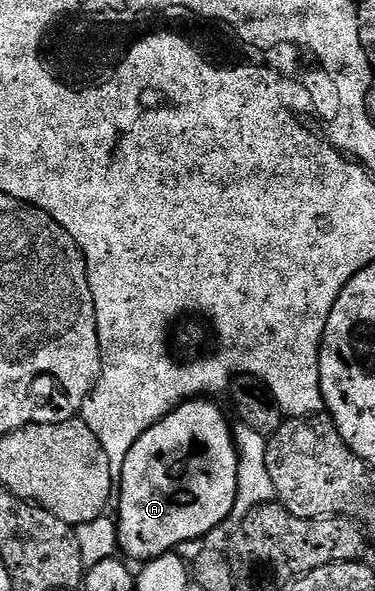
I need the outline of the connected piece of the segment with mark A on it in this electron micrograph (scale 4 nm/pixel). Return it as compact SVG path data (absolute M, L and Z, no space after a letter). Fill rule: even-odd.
M217 401L182 402L132 444L132 452L128 452L124 460L120 489L116 494L118 545L127 559L135 558L138 564L145 564L152 558L177 551L181 542L205 539L206 534L229 519L238 495L238 448L234 445L232 422L214 402Z

